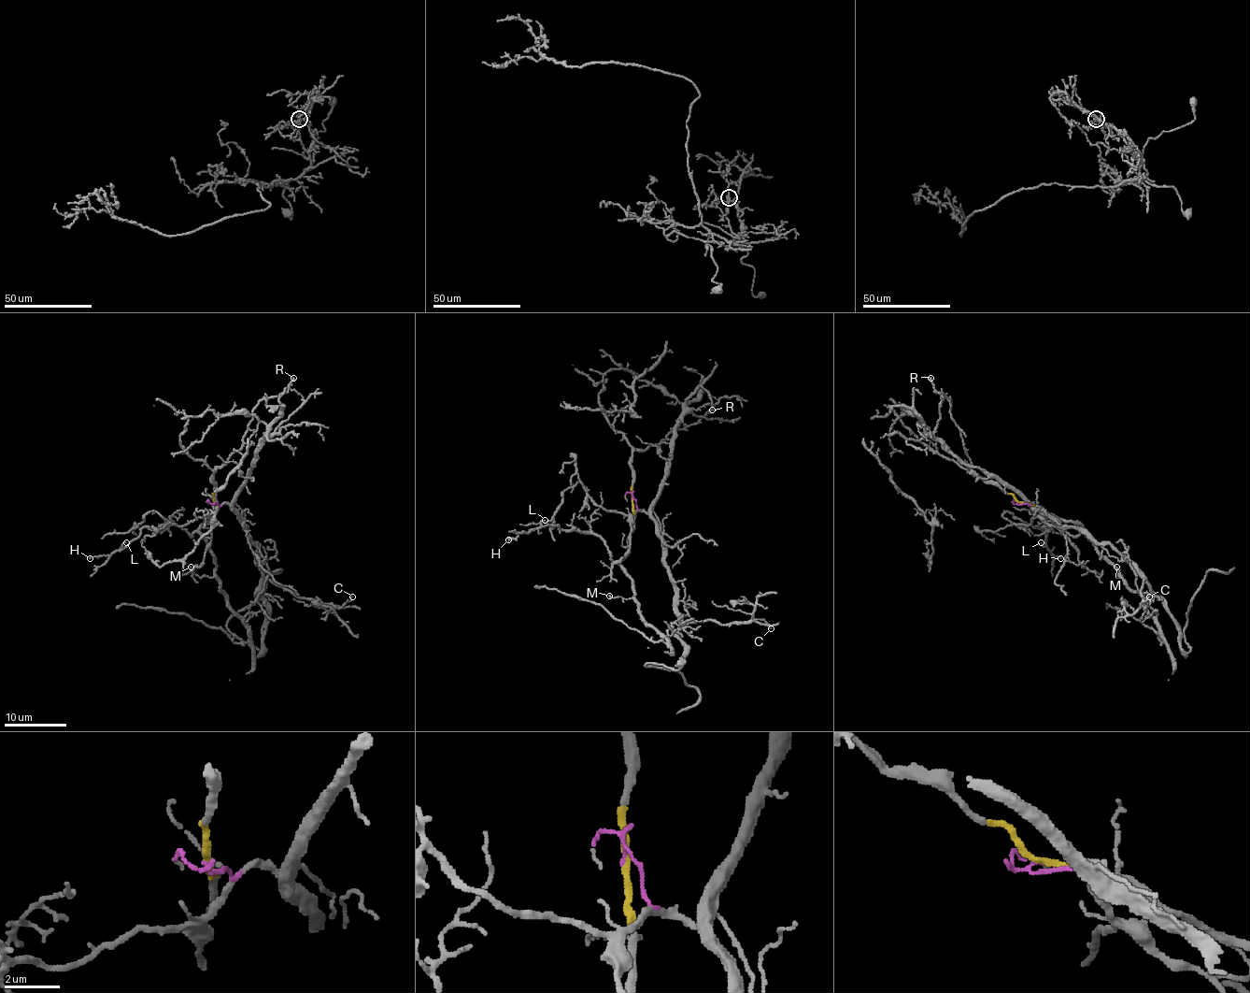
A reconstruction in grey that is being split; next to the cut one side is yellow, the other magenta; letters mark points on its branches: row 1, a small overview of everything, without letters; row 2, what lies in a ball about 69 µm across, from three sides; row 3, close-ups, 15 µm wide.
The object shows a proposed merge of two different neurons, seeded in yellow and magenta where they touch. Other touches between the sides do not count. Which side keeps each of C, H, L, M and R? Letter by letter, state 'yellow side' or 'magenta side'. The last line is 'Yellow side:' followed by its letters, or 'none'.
C: magenta side
H: yellow side
L: yellow side
M: yellow side
R: yellow side
Yellow side: H, L, M, R

